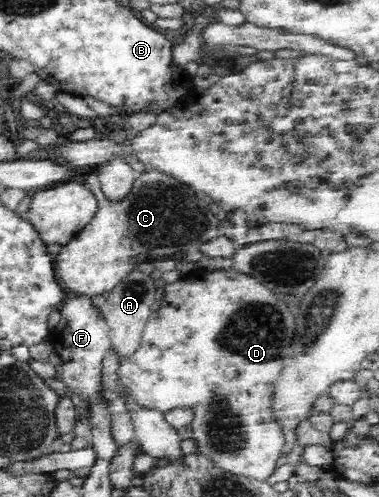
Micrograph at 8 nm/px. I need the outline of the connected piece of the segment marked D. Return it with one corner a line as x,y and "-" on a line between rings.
234,268
227,270
202,271
197,270
182,279
175,279
163,286
165,296
161,300
161,306
150,314
146,327
142,333
141,345
133,357
119,359
117,370
117,385
128,388
130,394
136,396
138,403
152,409
158,409
164,413
173,407
192,406
194,417
191,421
193,435
198,440
198,450
207,458
218,464
218,467
238,475
248,476
258,481
265,481
274,473
274,469
283,461
282,448
284,436
281,435
281,427
271,417
271,383
279,376
284,365
284,358
290,351
290,343
295,333
295,316
281,295
268,289
268,286
260,283
256,278
236,271

